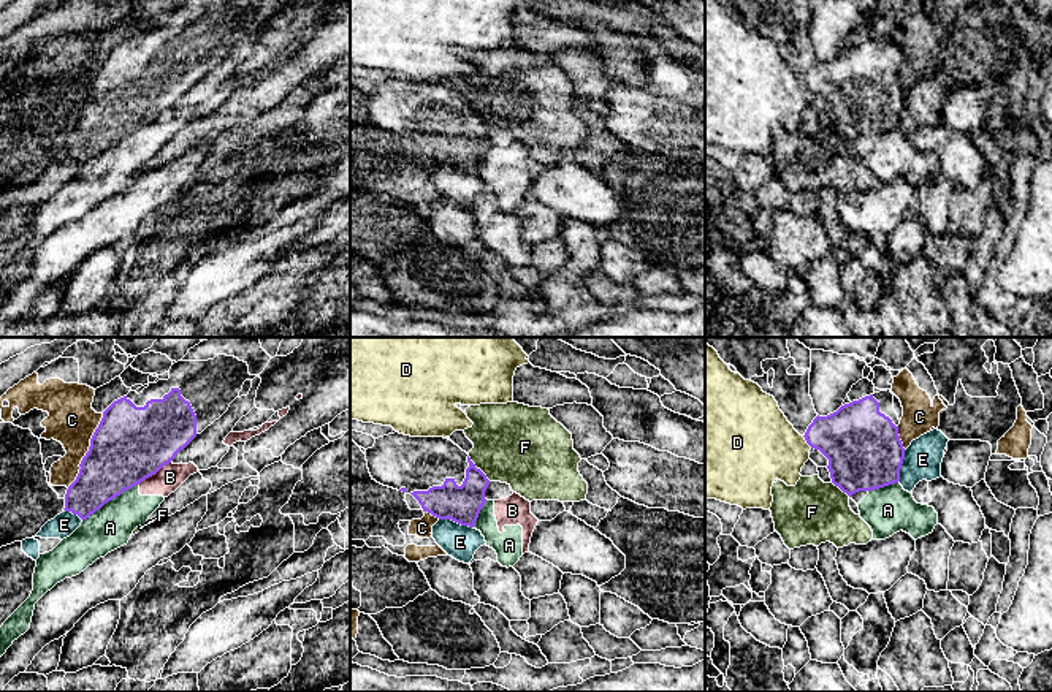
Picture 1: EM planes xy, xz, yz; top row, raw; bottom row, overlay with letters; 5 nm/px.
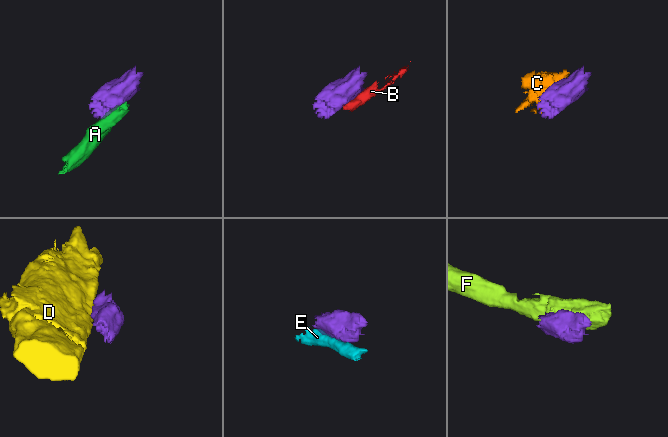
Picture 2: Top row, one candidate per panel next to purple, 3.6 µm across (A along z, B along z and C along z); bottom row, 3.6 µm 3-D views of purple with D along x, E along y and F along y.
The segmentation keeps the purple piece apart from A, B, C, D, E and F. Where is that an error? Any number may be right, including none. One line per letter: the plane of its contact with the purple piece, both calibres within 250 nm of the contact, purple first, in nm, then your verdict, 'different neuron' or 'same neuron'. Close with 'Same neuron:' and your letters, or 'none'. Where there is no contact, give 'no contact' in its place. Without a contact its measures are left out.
A: meets purple in xy; 340 nm thick on the purple side, 220 nm on the other; different neuron
B: meets purple in xy; 380 nm thick on the purple side, 140 nm on the other; different neuron
C: meets purple in xy; 380 nm thick on the purple side, 240 nm on the other; different neuron
D: meets purple in yz; 360 nm thick on the purple side, 380 nm on the other; different neuron
E: meets purple in xz; 190 nm thick on the purple side, 170 nm on the other; different neuron
F: meets purple in xz; 190 nm thick on the purple side, 420 nm on the other; different neuron
Same neuron: none

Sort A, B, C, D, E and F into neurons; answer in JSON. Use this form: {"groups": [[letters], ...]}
{"groups": [["A", "B"], ["C"], ["D"], ["E"], ["F"]]}

